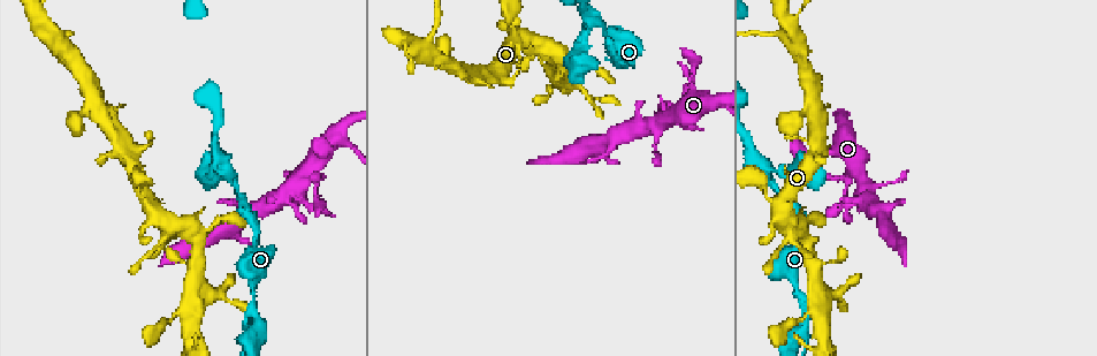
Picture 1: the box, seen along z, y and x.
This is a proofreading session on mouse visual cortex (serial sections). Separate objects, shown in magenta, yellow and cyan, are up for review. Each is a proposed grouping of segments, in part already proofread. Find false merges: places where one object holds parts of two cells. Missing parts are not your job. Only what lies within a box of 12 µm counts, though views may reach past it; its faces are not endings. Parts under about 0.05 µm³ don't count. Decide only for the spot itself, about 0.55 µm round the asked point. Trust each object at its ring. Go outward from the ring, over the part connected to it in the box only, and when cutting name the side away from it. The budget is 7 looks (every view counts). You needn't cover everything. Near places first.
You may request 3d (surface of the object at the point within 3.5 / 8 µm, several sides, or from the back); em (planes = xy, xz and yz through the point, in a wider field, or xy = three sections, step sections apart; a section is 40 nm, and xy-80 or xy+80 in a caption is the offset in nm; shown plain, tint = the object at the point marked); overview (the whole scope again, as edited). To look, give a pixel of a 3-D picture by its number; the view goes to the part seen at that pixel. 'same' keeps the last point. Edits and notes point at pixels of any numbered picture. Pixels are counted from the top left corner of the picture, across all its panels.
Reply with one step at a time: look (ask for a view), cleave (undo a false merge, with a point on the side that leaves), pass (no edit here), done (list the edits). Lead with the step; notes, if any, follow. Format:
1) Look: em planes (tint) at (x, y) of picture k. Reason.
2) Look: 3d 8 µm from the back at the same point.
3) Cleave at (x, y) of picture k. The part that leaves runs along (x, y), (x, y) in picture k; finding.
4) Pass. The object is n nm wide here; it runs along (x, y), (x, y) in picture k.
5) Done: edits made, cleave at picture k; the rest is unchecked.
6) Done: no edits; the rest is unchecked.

Look: 3d 8 µm at (177, 249) of picture 1. Sudden change in width.

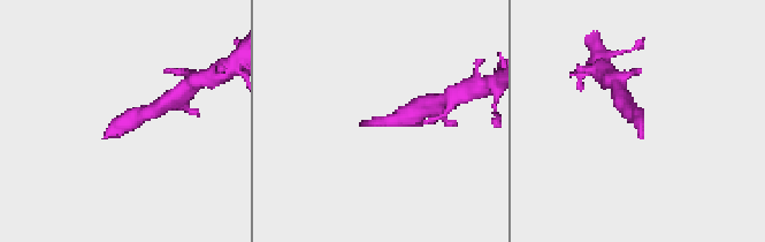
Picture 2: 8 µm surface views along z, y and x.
Look: 3d 3.5 µm at (636, 123) of picture 2.

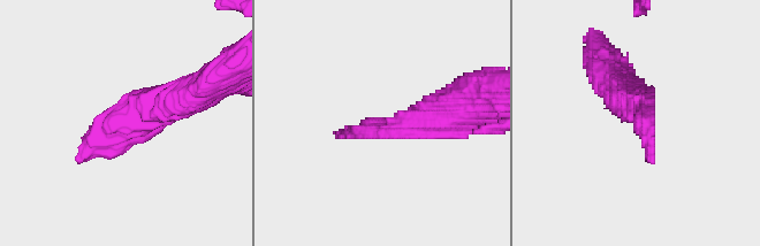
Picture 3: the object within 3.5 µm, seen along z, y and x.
Look: em xy step 1 (tint) at (385, 125) of picture 3.

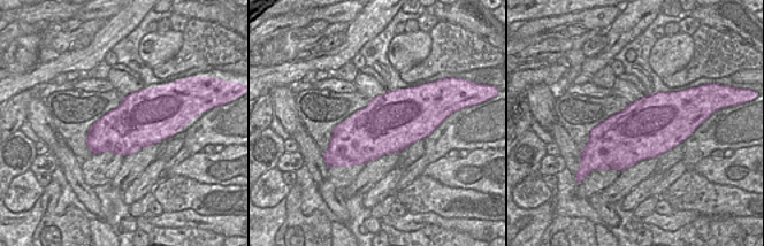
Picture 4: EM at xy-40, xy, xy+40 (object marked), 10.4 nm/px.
Pass. It runs along (194, 94), (119, 120), (80, 159) in picture 3; one cell here.

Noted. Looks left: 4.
Look: 3d 3.5 µm at (802, 335) of picture 1. Side arm on a straight run.

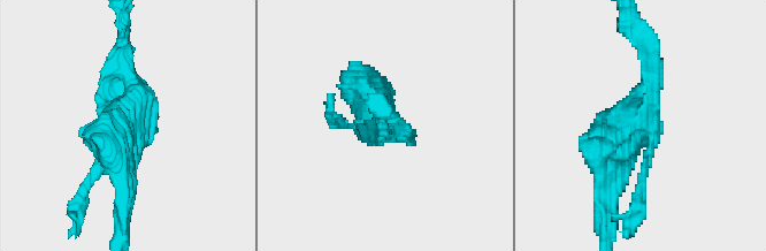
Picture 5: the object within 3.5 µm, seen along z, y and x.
Look: em xy step 5 (tint) at (122, 121) of picture 5. Need the tissue.

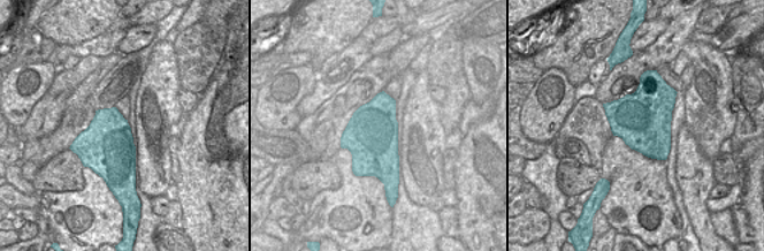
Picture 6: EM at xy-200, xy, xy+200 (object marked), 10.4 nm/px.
Pass. It runs along (650, 51), (642, 122), (580, 139) in picture 5; one cell here.

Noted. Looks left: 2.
Look: 3d 3.5 µm at (224, 168) of picture 1. Abrupt turn.

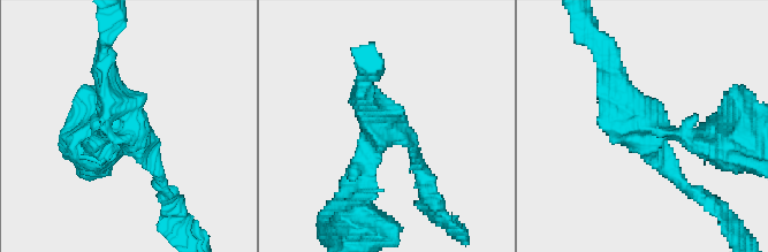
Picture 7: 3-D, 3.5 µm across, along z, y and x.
Look: em xy step 2 (tint) at (384, 125) of picture 7. 3 arms meet here; the arms are 200, 250, 300 nm wide; need the tissue.

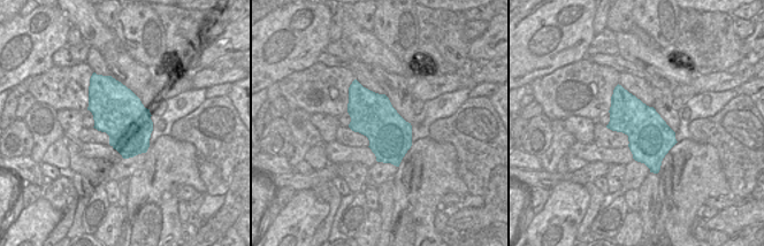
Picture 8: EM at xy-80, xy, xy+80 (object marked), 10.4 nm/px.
Pass. It runs along (160, 178), (128, 126), (97, 143) in picture 7; all the same cell.

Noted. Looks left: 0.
Done: no edits; the rest is unchecked.

